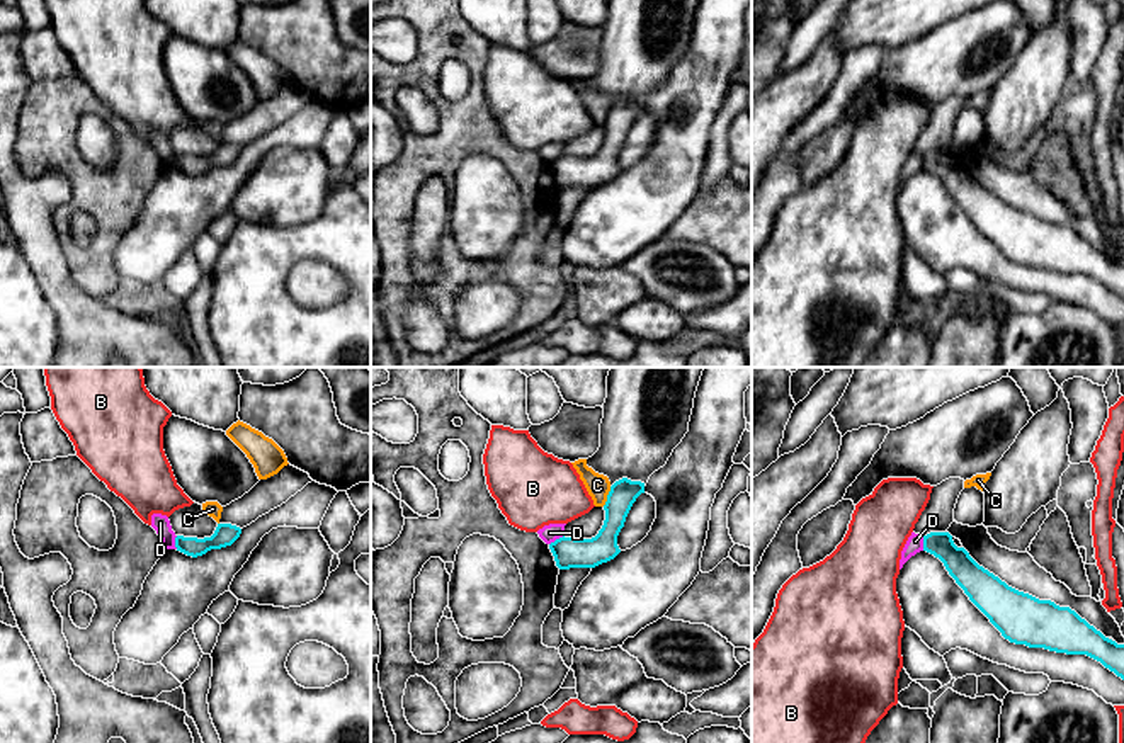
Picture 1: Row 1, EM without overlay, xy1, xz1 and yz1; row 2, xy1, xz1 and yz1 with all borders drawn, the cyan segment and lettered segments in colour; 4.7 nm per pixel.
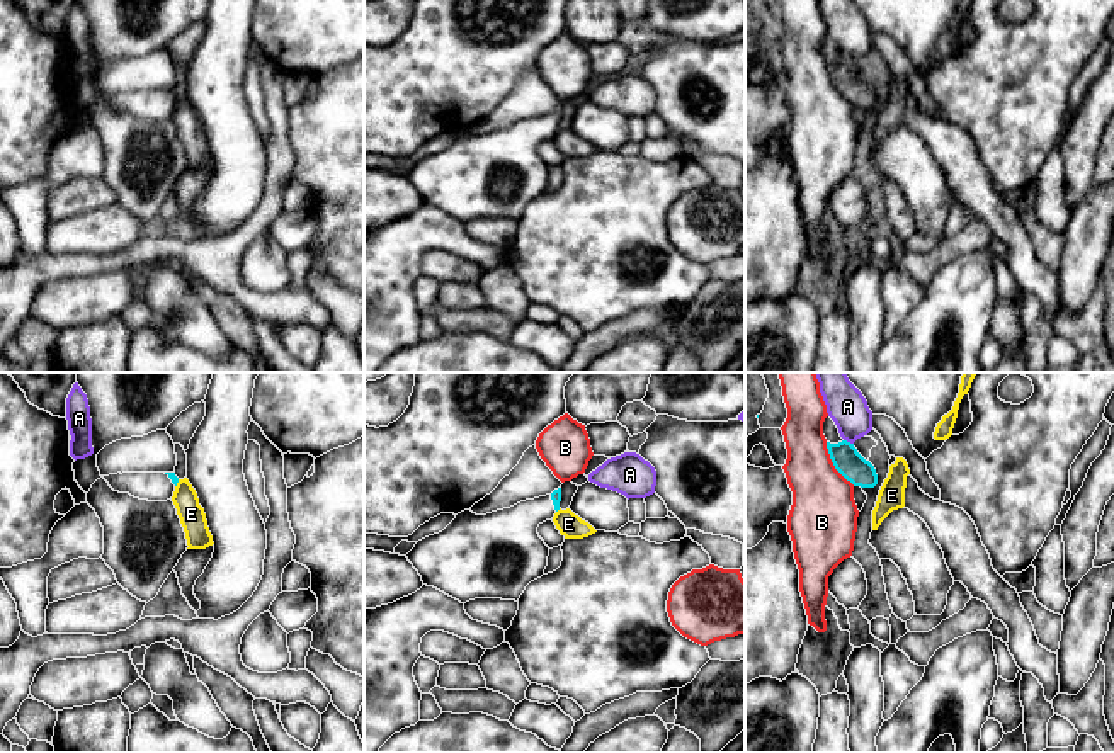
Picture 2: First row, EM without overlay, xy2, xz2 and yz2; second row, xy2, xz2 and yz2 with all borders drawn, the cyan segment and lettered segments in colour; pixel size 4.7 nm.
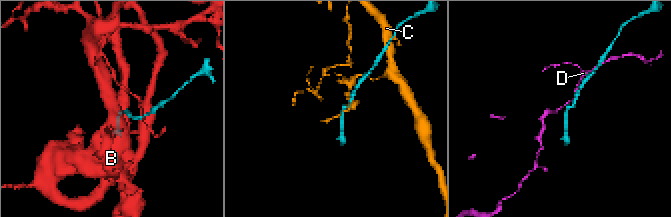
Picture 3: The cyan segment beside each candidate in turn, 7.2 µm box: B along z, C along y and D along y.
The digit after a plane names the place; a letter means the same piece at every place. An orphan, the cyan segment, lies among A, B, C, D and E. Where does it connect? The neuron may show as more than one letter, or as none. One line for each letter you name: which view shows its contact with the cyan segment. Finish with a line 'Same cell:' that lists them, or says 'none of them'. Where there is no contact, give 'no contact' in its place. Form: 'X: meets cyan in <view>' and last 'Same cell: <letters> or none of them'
Same cell: none of them

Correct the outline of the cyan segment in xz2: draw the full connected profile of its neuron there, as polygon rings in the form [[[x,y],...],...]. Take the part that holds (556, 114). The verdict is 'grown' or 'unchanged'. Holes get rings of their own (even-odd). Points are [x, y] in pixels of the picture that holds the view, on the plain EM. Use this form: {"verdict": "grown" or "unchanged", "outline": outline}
{"verdict": "grown", "outline": [[[561,107],[486,134],[464,129],[442,151],[418,160],[406,177],[422,195],[423,204],[434,206],[461,223],[475,218],[519,221],[526,206],[544,194],[549,167],[539,156],[537,146],[554,136],[560,121]]]}

